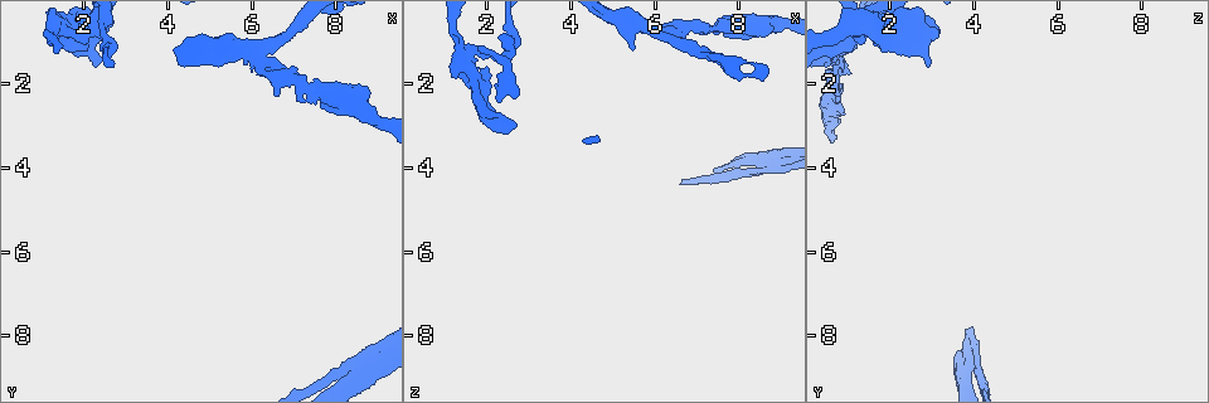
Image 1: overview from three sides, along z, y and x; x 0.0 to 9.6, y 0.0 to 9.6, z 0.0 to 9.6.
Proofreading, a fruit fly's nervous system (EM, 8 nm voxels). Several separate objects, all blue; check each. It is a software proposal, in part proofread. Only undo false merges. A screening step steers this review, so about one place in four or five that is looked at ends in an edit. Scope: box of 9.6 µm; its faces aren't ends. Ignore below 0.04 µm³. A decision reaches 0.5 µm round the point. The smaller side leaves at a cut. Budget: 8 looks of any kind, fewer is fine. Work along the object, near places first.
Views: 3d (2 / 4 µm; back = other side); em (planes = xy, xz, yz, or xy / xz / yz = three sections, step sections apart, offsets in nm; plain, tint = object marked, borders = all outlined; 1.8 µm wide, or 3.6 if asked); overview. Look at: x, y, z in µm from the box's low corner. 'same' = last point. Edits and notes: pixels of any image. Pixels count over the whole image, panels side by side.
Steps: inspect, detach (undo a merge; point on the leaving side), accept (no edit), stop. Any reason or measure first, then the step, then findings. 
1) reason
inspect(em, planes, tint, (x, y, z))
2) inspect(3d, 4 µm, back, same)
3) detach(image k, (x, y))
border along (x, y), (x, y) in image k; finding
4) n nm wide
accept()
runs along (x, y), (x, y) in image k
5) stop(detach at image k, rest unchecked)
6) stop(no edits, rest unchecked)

three-way junction
inspect(em, planes, tint, (8.90, 8.85, 3.80))

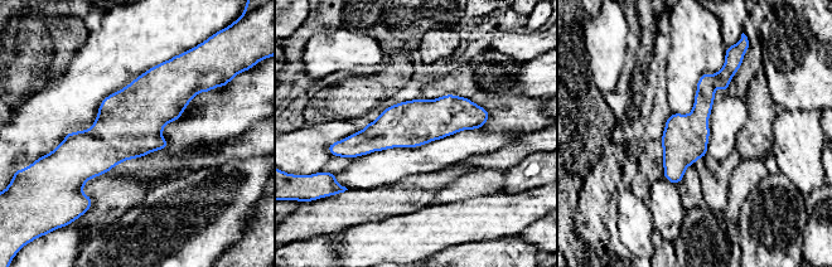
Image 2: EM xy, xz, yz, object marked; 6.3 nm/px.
300 nm wide
detach(image 2, (734, 56))
border along (712, 76), (715, 85) in image 2; two cells meet here

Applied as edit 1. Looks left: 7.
redraw
inspect(overview)

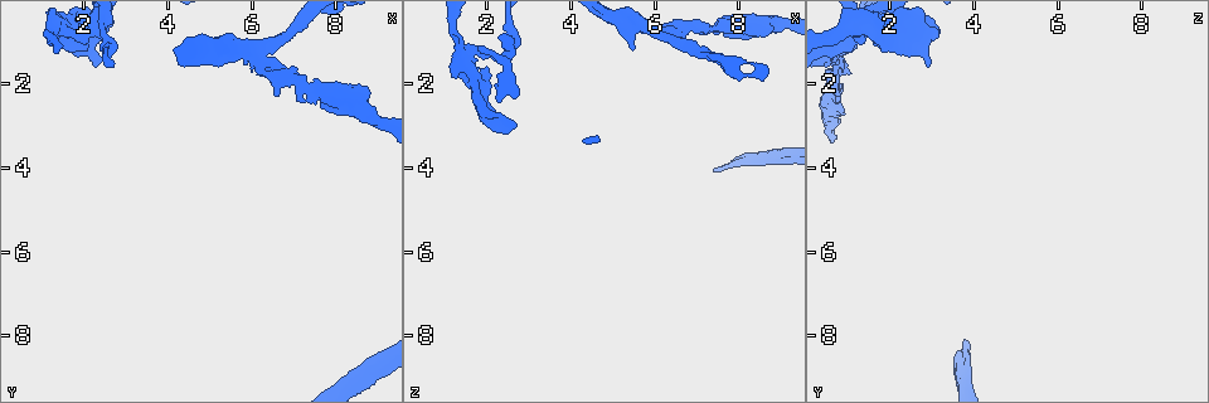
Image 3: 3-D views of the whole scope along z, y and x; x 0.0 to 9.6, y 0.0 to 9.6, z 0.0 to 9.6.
branch point
inspect(3d, 2 µm, (7.75, 2.20, 0.55))

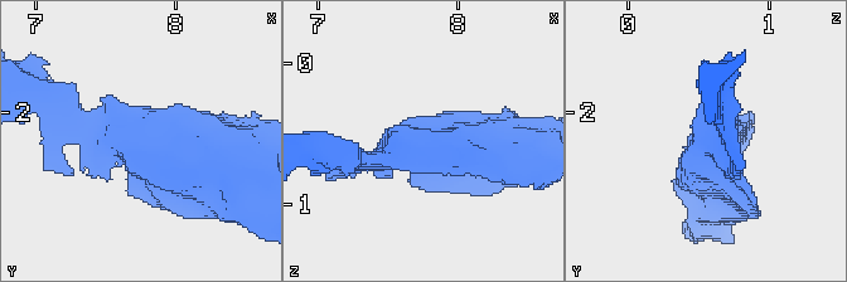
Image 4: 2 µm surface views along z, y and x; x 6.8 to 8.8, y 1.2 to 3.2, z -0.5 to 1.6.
now the EM
inspect(em, planes, plain, (7.70, 2.24, 0.58))

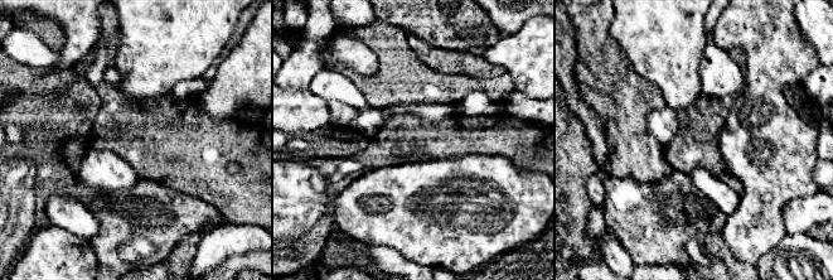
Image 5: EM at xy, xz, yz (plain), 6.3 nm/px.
inspect(em, planes, borders, same)

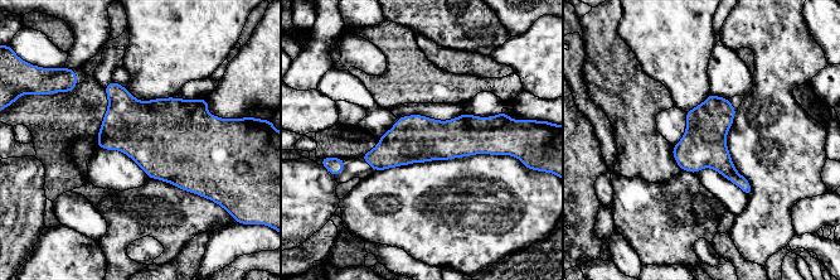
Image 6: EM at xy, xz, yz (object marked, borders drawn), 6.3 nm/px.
accept()
runs along (498, 134), (412, 139), (367, 158) in image 6; one cell here

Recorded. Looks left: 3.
inspect(em, xz, step 4, tint, (5.90, 1.30, 0.65))

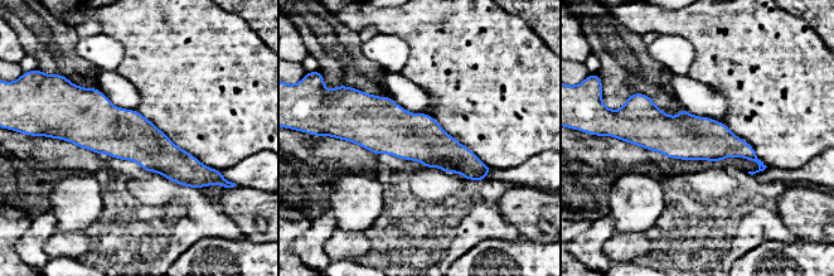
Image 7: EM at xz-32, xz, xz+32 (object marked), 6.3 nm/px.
inspect(em, planes, tint, same)

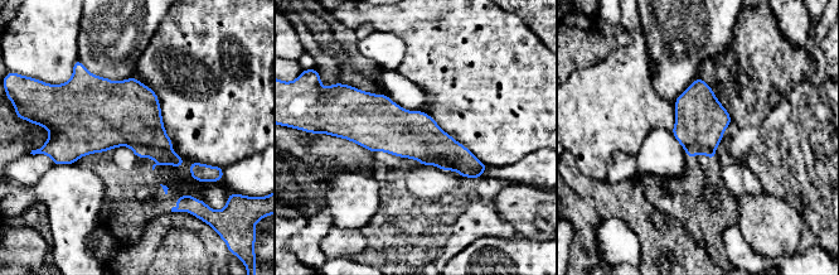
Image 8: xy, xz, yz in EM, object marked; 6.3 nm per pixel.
detach(image 8, (164, 157))
the part that leaves runs along (135, 149), (156, 153), (179, 162) in image 8; two cells meet here

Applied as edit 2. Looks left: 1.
stop(detach at image 2, detach at image 8, rest unchecked)

